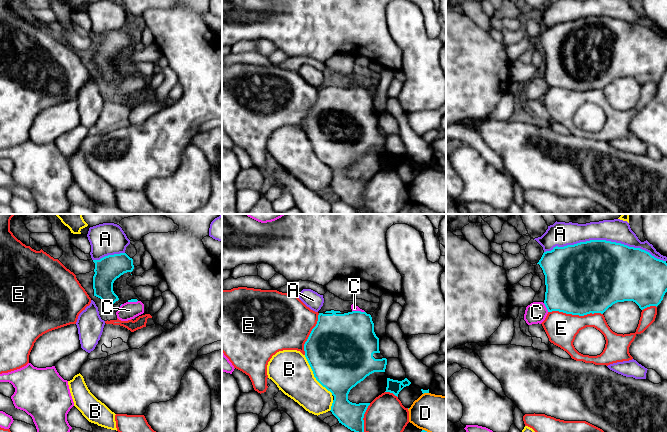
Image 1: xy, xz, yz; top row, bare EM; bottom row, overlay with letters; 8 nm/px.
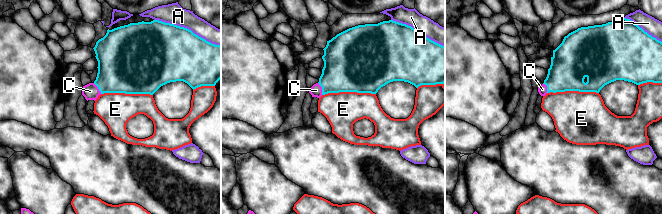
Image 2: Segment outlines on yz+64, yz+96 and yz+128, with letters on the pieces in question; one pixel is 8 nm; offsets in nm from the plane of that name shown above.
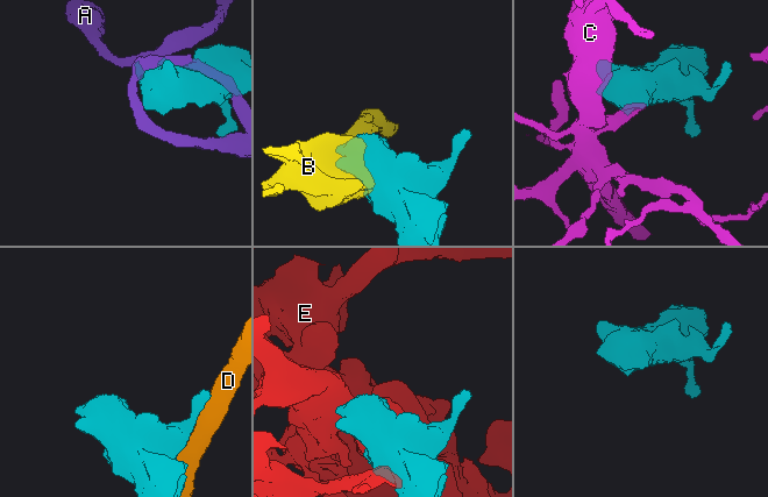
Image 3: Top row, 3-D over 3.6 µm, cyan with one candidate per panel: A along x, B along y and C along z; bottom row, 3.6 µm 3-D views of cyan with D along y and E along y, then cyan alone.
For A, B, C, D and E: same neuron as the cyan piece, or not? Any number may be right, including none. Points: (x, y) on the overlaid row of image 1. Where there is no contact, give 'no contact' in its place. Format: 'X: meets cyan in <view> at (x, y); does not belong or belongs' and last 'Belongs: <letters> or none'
A: meets cyan in yz at (605, 240); does not belong
B: meets cyan in xz at (314, 375); does not belong
C: meets cyan in yz at (546, 307); belongs
D: meets cyan in xz at (425, 392); does not belong
E: meets cyan in yz at (575, 314); does not belong
Belongs: C

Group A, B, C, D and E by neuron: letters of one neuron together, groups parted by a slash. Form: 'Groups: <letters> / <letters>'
Groups: A / B / C / D / E

